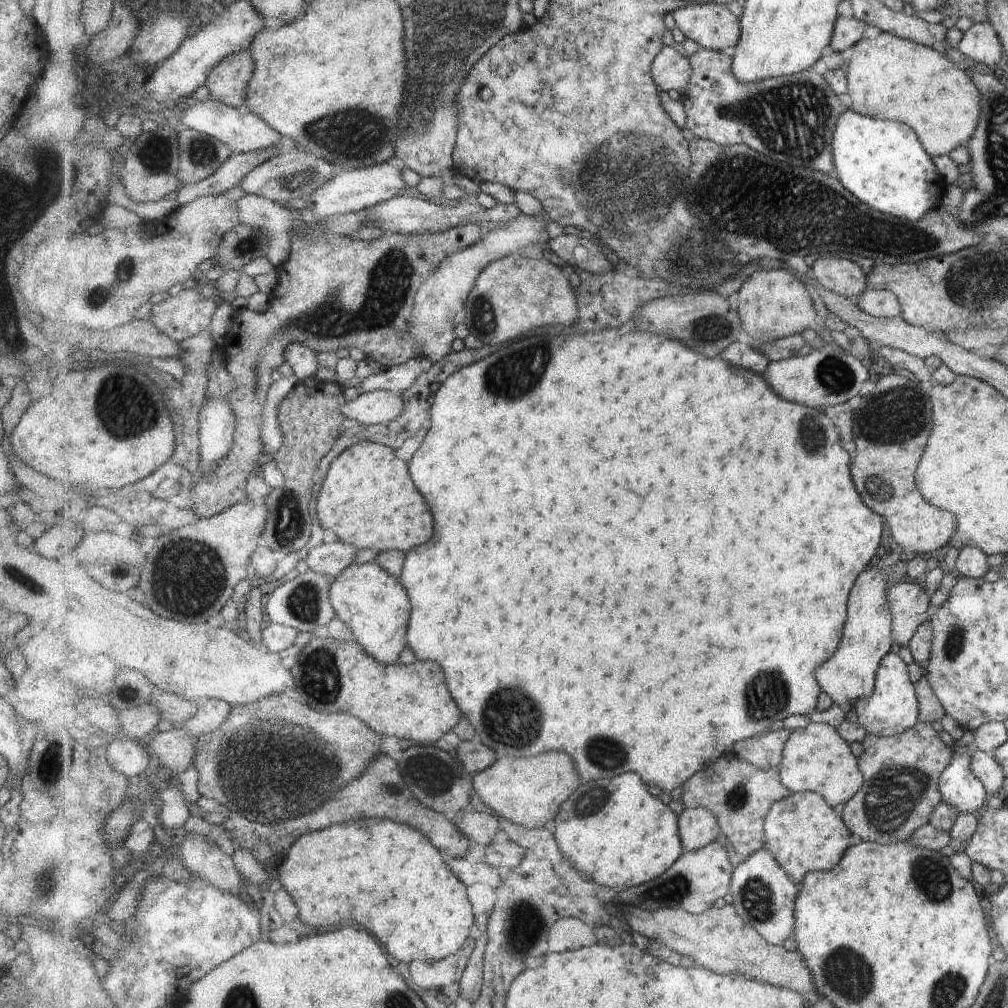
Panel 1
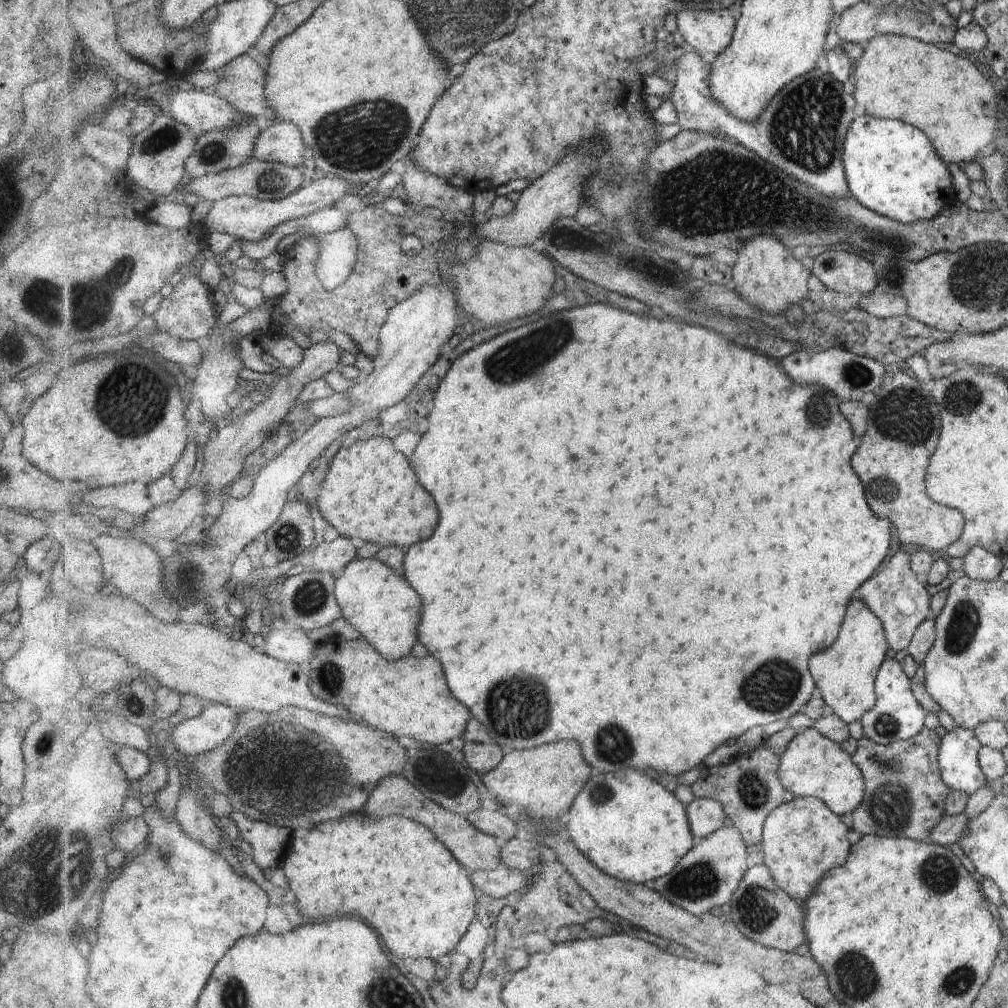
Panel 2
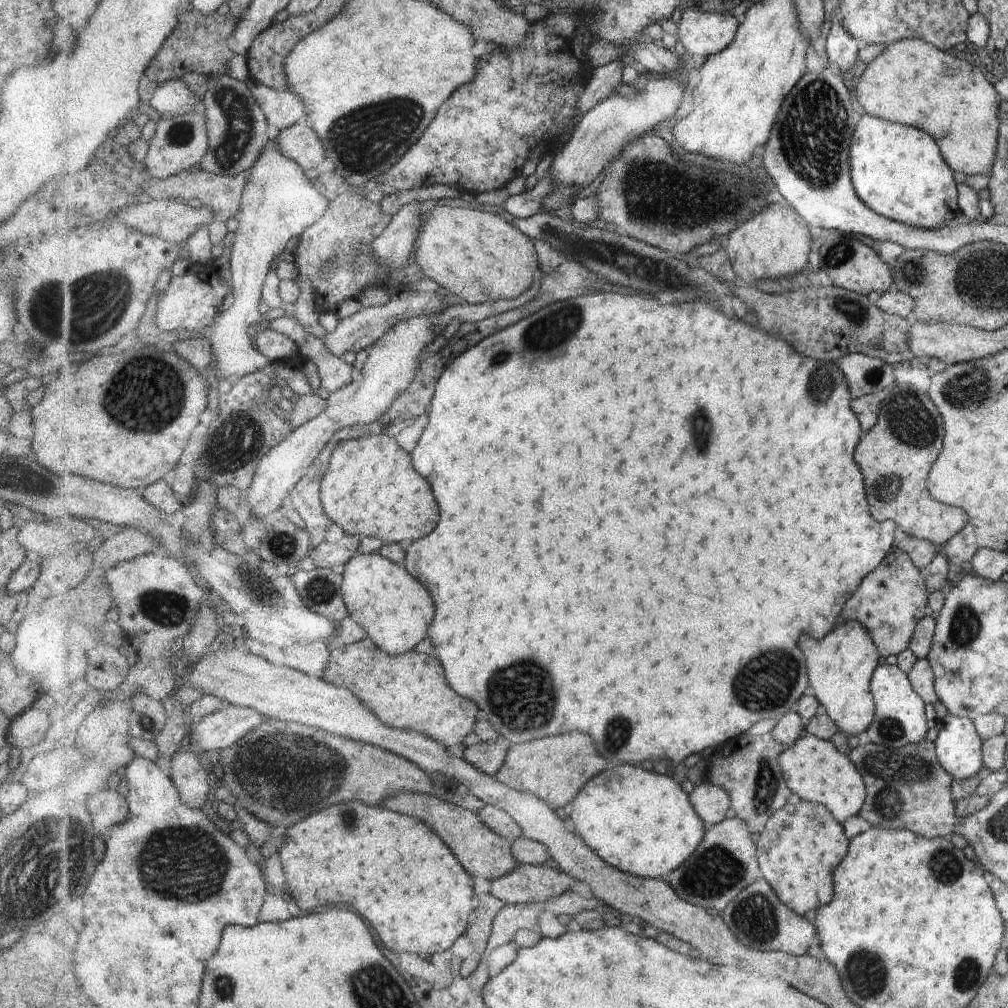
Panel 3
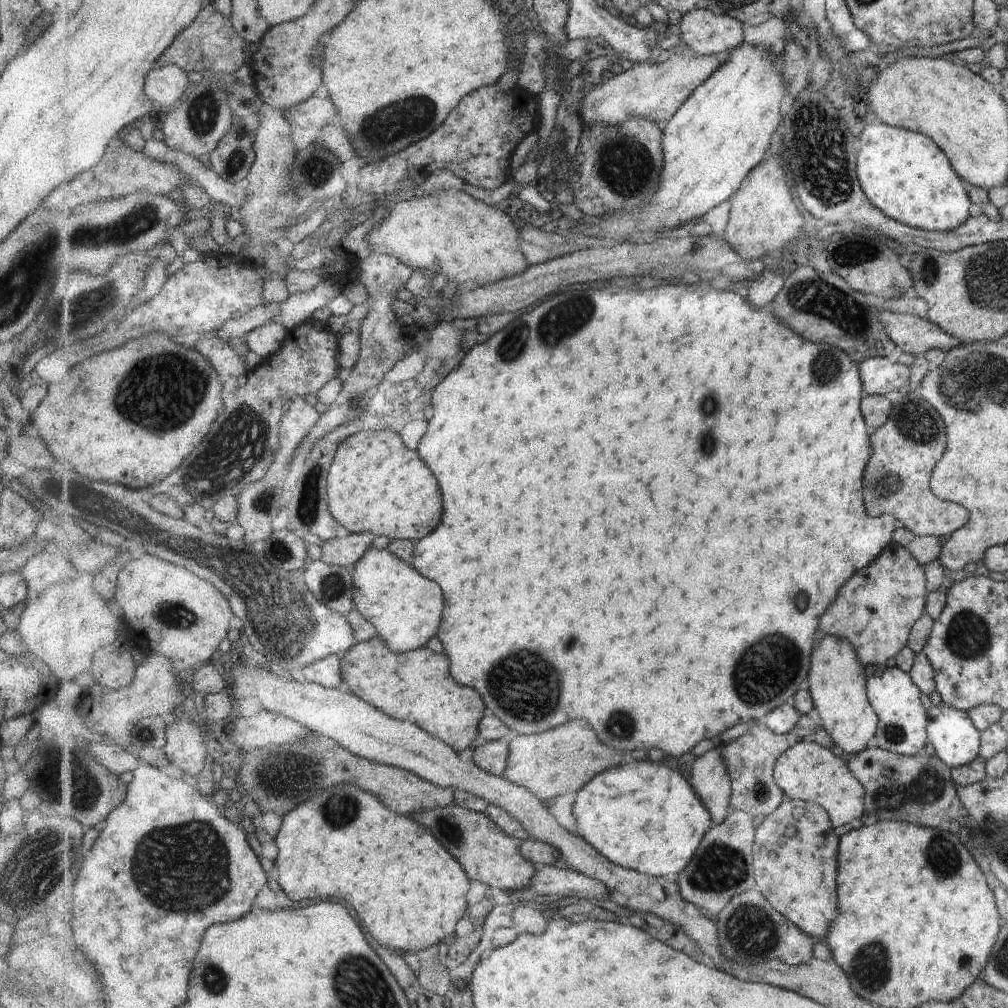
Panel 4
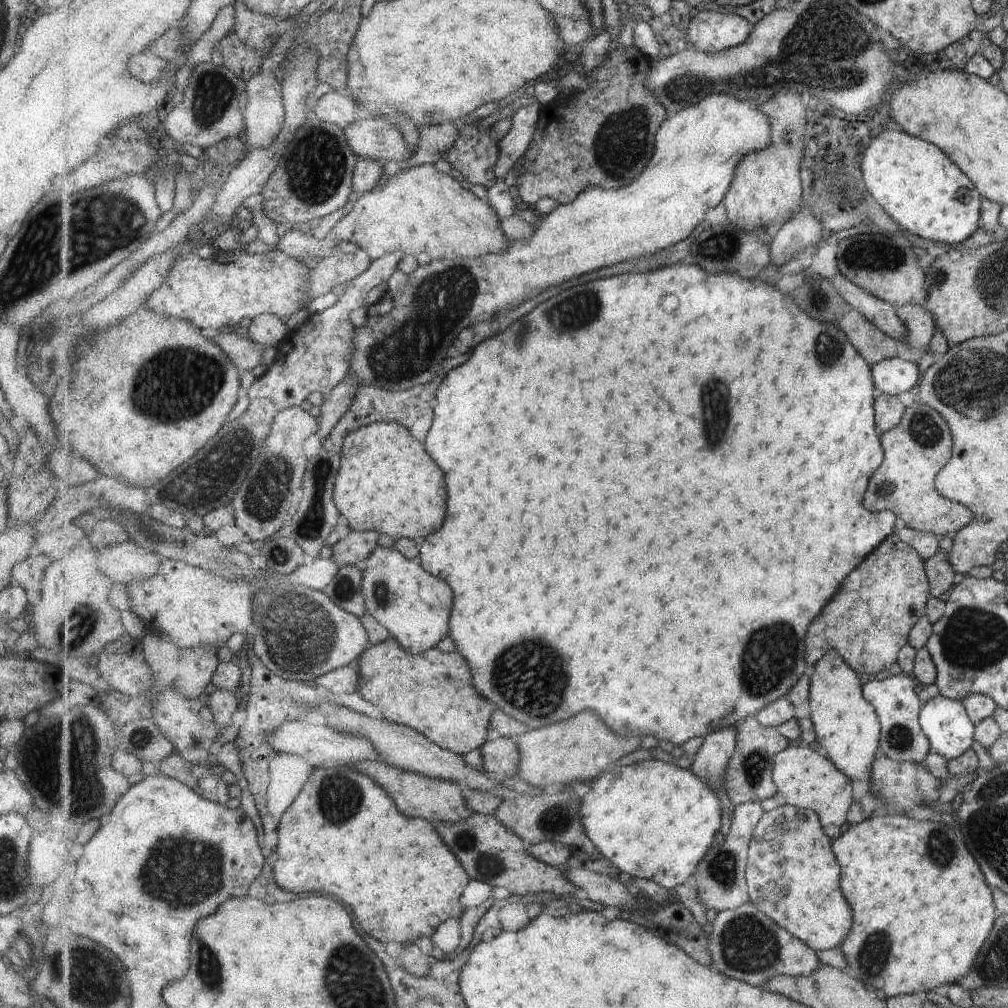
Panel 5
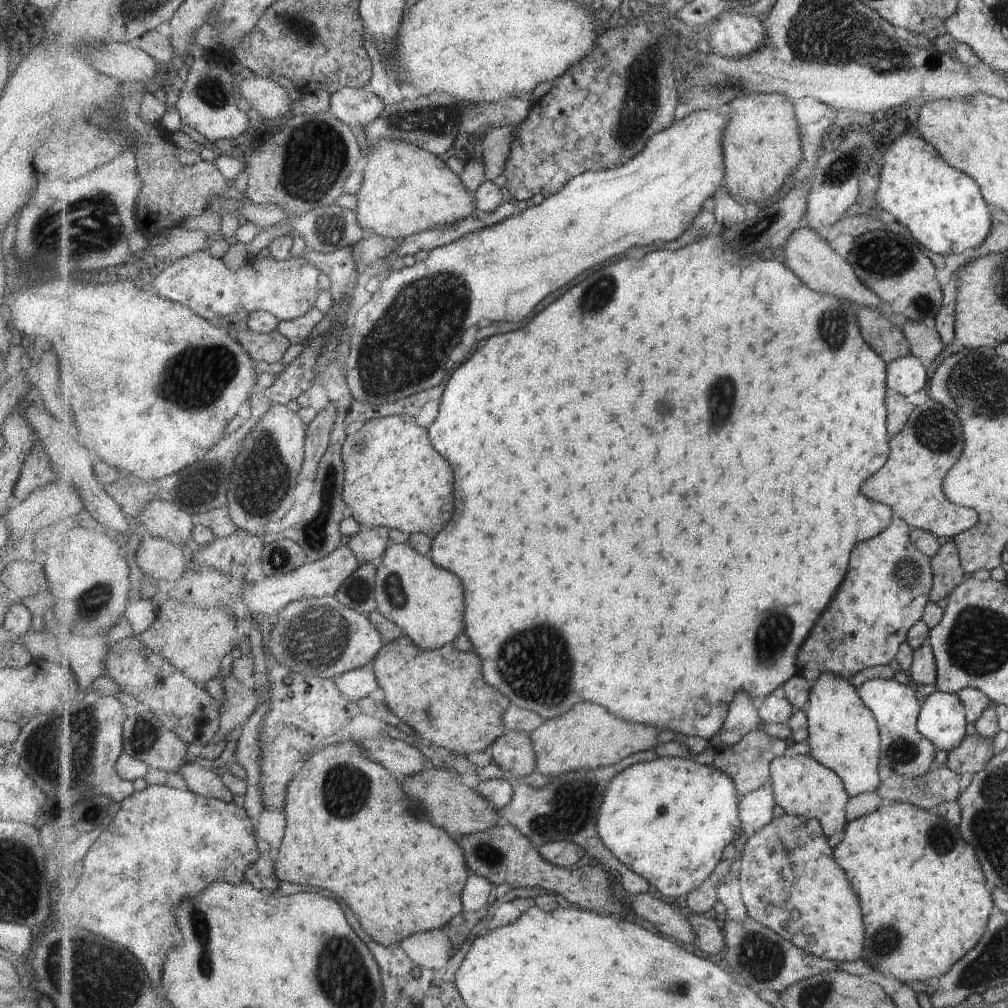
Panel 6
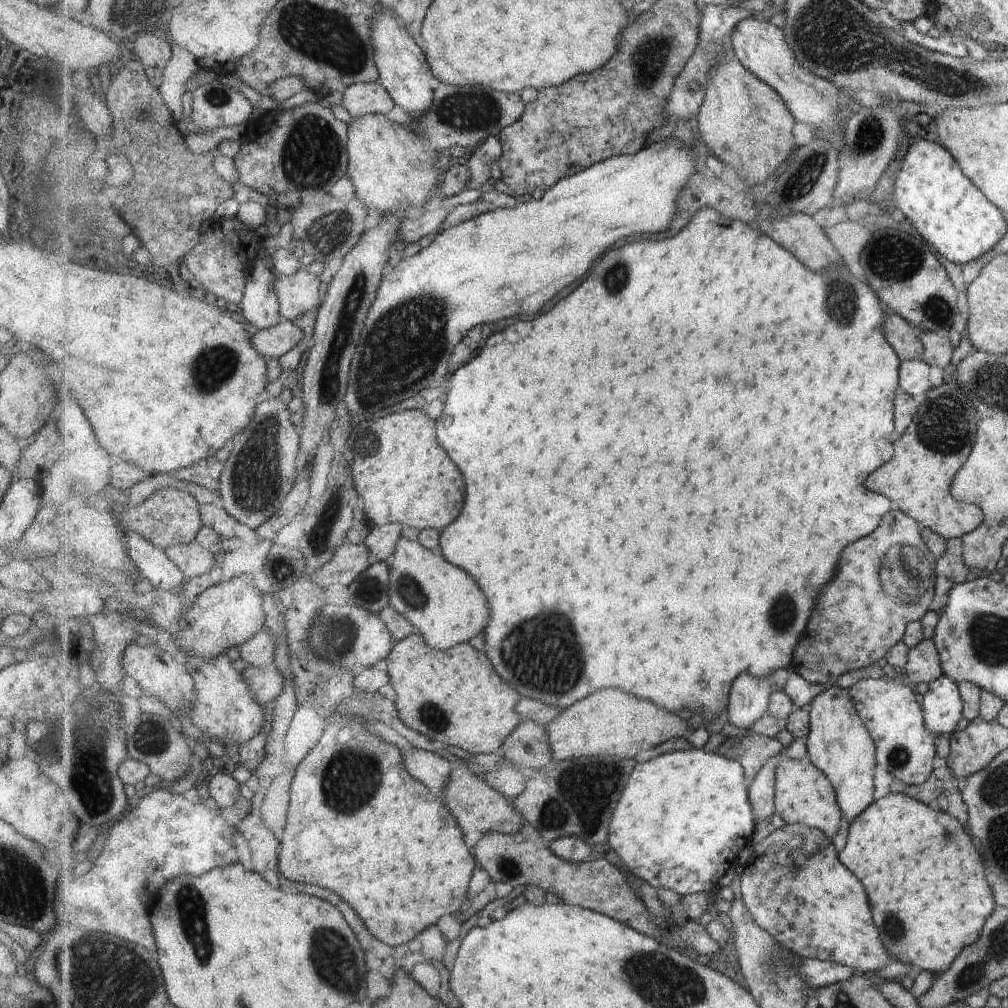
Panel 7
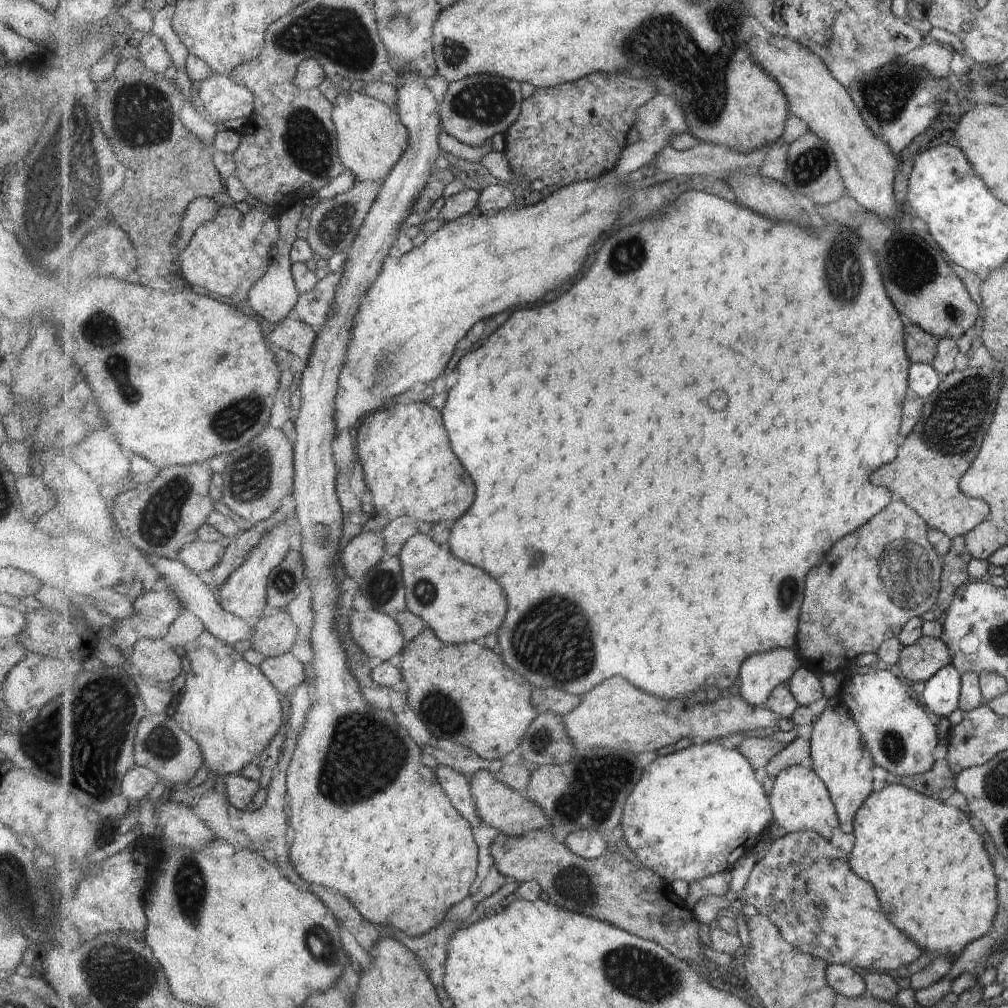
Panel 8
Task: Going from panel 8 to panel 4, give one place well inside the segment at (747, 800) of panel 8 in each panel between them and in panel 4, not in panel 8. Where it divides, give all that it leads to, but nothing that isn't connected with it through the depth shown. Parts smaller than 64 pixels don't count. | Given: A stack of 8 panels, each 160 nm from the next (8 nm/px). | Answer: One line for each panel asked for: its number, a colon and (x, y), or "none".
4: (655, 828)
5: (656, 821)
6: (669, 820)
7: (684, 816)

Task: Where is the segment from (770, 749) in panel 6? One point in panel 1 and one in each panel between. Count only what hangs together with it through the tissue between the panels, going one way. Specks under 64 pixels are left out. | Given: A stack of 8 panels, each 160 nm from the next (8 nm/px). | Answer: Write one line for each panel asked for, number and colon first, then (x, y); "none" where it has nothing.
1: (740, 795)
2: (749, 788)
3: (752, 775)
4: (751, 759)
5: (749, 779)

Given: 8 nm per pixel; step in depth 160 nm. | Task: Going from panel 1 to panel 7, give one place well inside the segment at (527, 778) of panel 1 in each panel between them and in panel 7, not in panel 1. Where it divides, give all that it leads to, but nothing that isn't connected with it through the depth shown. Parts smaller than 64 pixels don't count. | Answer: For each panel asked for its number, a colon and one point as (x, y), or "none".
2: (544, 783)
3: (555, 770)
4: (550, 765)
5: (582, 748)
6: (589, 737)
7: (612, 723)

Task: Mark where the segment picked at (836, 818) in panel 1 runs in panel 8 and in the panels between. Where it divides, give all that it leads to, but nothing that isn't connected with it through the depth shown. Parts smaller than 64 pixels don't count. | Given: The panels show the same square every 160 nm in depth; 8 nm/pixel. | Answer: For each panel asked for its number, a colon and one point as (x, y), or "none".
2: (804, 839)
3: (803, 844)
4: (796, 854)
5: (793, 876)
6: (791, 882)
7: (780, 884)
8: (804, 883)

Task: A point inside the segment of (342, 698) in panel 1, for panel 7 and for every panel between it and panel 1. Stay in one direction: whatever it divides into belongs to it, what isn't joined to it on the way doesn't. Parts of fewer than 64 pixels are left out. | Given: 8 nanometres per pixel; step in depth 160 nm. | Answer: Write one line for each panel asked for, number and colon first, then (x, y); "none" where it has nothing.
2: (410, 697)
3: (409, 691)
4: (416, 686)
5: (433, 691)
6: (441, 694)
7: (455, 695)

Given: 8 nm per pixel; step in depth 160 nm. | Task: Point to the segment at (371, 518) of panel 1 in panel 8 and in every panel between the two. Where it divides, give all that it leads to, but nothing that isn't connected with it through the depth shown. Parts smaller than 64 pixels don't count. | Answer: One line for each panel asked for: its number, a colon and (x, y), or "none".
2: (371, 494)
3: (371, 489)
4: (376, 484)
5: (387, 483)
6: (394, 478)
7: (403, 476)
8: (410, 470)

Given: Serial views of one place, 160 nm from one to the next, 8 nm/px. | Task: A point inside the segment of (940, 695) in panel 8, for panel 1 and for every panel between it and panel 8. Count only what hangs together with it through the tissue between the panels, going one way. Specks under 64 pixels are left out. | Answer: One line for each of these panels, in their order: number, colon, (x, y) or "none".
1: (958, 787)
2: (958, 768)
3: (957, 749)
4: (955, 742)
5: (944, 723)
6: (940, 719)
7: (941, 705)

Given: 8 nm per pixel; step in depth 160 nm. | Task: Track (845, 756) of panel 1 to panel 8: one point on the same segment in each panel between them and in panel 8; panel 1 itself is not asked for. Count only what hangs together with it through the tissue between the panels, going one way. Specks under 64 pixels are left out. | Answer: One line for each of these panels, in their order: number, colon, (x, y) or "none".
2: (813, 765)
3: (815, 769)
4: (809, 771)
5: (805, 779)
6: (802, 785)
7: (804, 795)
8: (800, 800)

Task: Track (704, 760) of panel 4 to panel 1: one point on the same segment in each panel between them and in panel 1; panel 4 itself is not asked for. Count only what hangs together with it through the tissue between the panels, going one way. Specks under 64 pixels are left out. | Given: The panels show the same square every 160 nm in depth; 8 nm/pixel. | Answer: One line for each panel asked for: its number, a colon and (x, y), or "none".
1: (699, 827)
2: (706, 815)
3: (712, 803)

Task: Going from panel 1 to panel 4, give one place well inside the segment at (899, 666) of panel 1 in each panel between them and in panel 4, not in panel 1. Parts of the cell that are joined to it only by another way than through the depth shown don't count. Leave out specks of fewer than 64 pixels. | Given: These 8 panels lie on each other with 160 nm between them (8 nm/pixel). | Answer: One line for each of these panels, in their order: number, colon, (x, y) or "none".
2: (896, 715)
3: (899, 720)
4: (902, 719)

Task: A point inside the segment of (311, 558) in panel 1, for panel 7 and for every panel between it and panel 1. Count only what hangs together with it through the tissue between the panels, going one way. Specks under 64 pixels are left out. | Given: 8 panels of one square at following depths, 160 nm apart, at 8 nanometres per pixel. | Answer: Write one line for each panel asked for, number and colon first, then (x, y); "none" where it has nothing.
2: (331, 557)
3: (328, 554)
4: (346, 551)
5: (353, 549)
6: (369, 545)
7: (381, 541)

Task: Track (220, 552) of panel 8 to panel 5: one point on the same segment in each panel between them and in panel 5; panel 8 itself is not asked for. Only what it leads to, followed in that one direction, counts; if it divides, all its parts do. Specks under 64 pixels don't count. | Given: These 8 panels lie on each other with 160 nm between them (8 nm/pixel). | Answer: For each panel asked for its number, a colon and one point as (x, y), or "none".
5: (125, 562)
6: (160, 559)
7: (193, 559)

